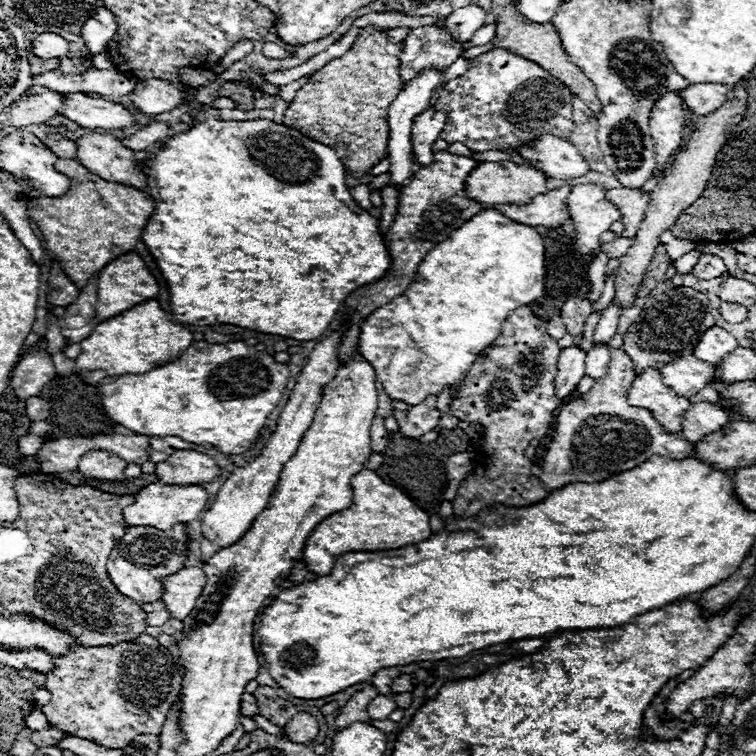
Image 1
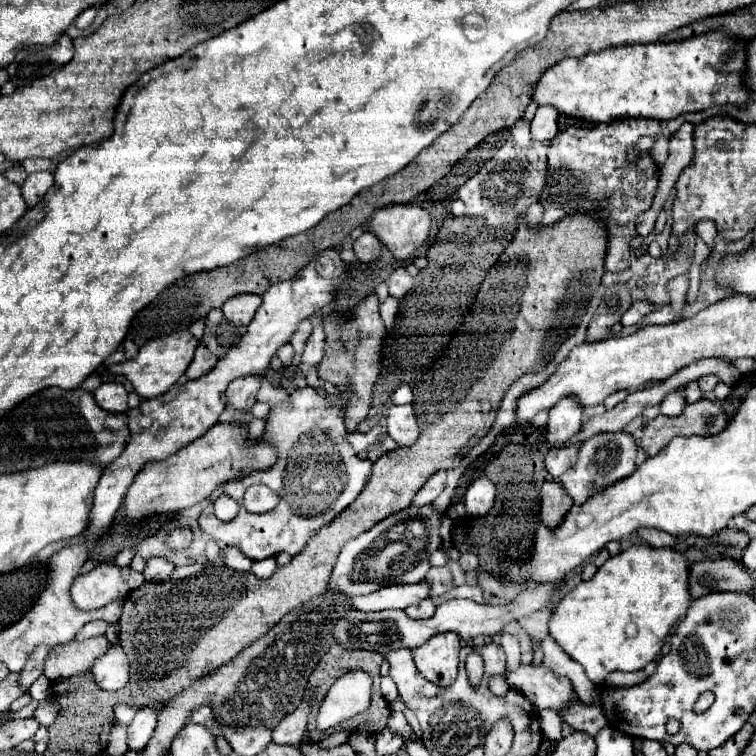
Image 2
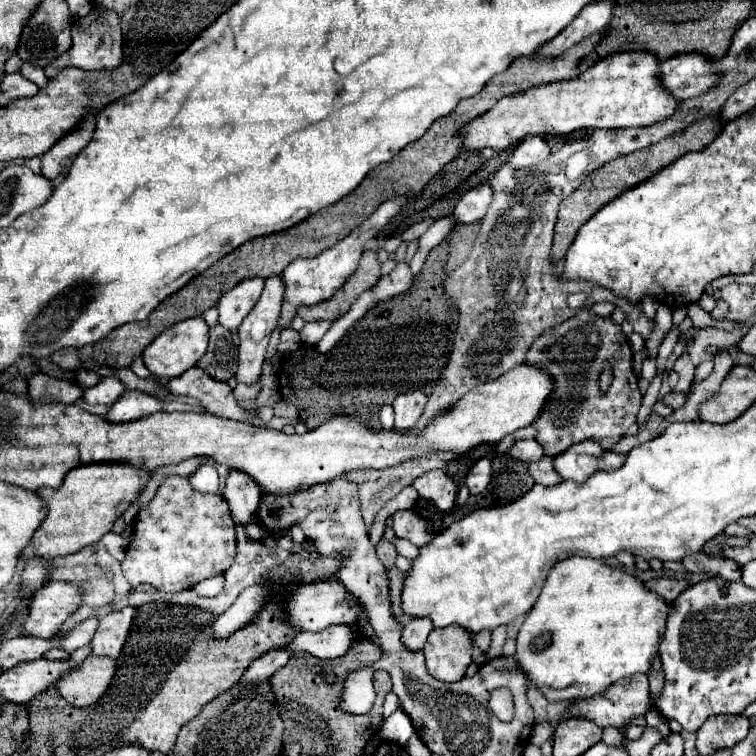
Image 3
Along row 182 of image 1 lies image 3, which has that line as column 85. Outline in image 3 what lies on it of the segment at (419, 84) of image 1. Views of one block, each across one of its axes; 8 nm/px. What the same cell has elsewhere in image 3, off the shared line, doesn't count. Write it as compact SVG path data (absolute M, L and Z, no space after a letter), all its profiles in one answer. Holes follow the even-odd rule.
M108 376L108 378L102 378L96 386L86 388L82 402L112 406L124 392L128 392L128 388L122 384L122 380L116 376Z

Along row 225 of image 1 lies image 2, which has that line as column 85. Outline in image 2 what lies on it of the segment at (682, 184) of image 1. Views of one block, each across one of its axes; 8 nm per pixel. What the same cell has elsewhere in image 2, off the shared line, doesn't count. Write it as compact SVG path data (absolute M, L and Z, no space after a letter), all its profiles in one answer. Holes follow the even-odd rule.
M96 636L84 642L72 640L54 646L44 662L44 676L48 676L50 680L58 680L62 676L70 678L76 674L90 672L92 662L96 662L96 658L100 658L100 654L104 654L108 648L110 644L104 636Z

